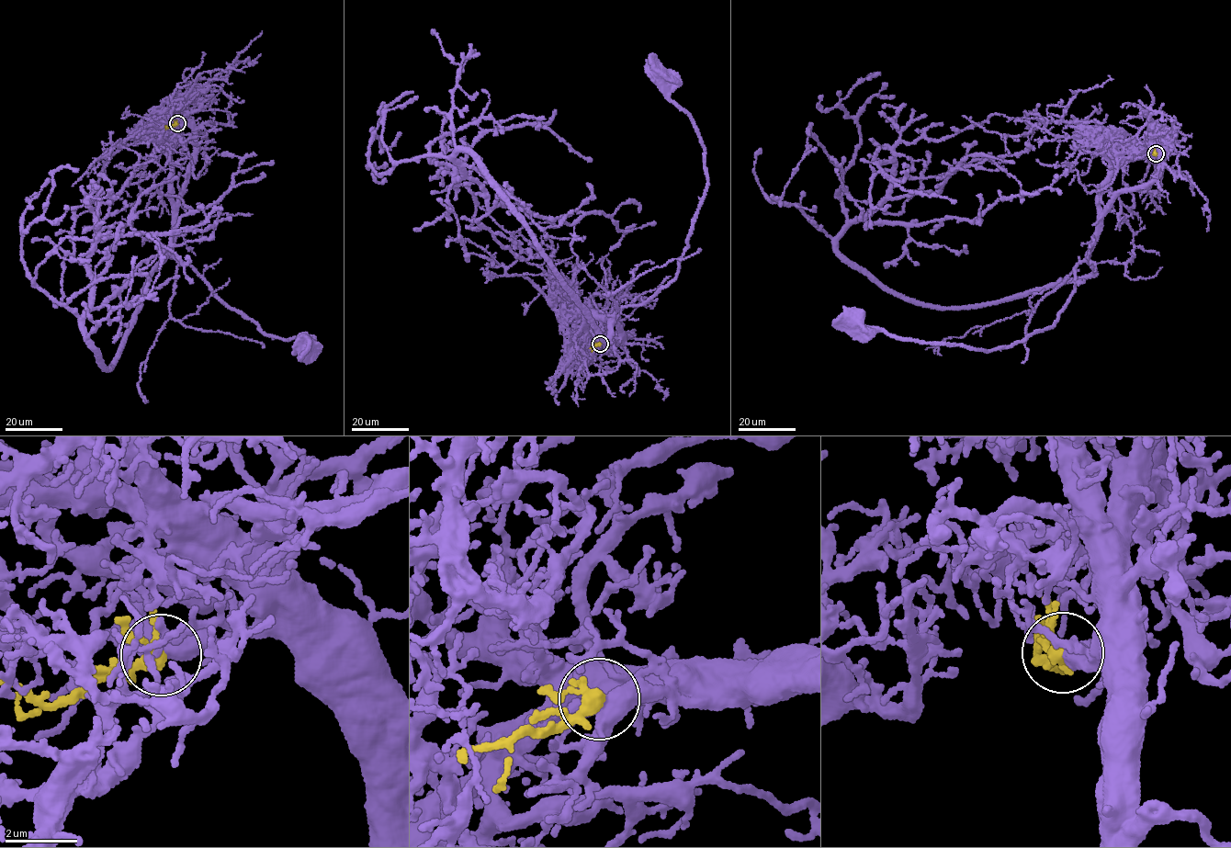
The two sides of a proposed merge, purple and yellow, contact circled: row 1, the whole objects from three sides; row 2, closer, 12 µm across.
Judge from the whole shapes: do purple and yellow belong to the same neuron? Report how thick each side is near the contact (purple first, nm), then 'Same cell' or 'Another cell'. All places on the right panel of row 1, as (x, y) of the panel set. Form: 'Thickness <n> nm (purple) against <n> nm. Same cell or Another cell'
Thickness 440 nm (purple) against 260 nm. Same cell

